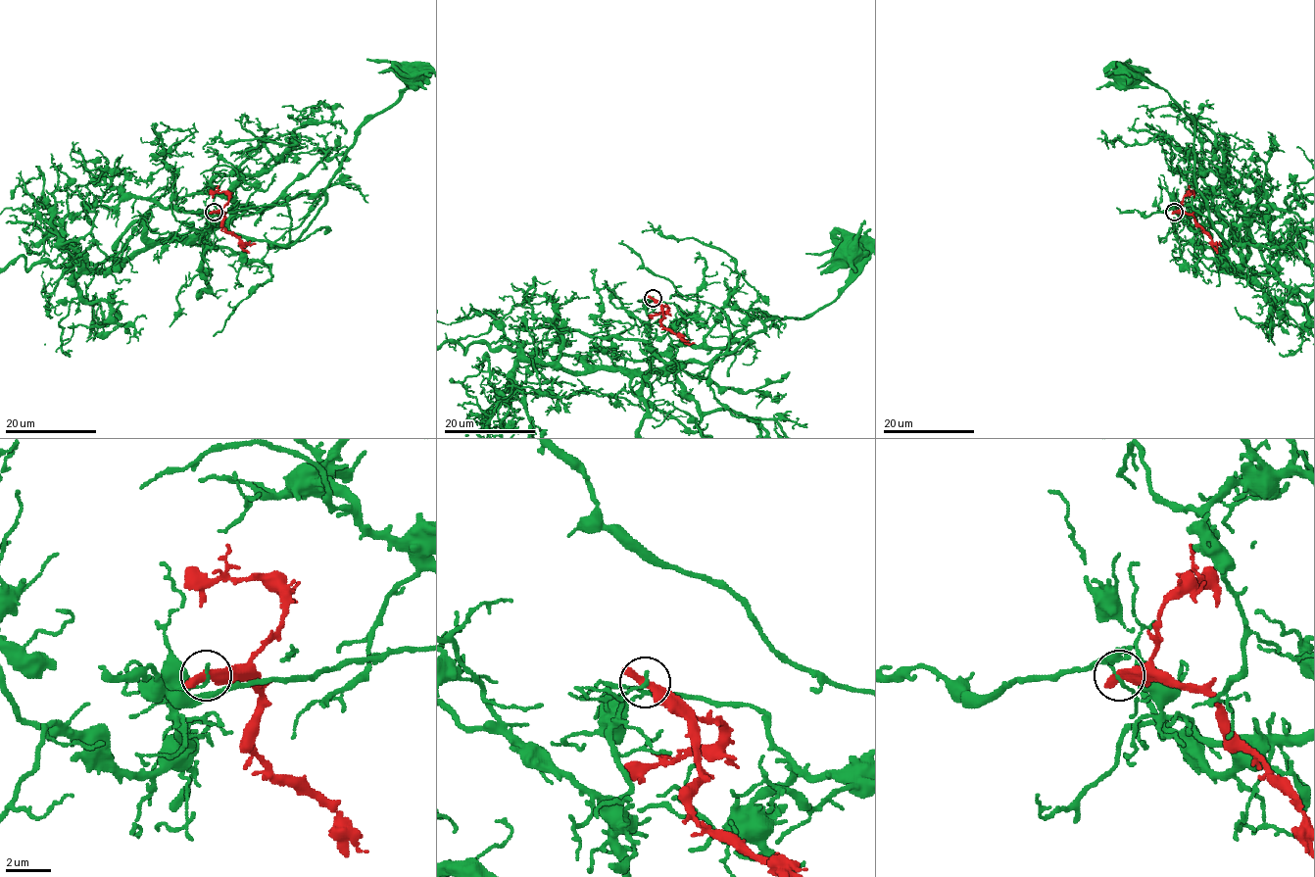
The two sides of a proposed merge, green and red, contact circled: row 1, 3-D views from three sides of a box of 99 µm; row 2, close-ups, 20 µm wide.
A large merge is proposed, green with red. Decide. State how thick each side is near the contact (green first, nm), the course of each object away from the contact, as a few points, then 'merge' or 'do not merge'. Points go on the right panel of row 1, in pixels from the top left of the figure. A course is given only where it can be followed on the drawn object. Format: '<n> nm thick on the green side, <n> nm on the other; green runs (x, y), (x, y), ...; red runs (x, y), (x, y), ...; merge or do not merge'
170 nm thick on the green side, 340 nm on the other; green runs (1175, 212), (1239, 227), (1239, 240), (1213, 226), (1195, 182), (1193, 121), (1161, 86), (1130, 82); red runs (1175, 212), (1191, 214), (1213, 242), (1219, 243); do not merge

